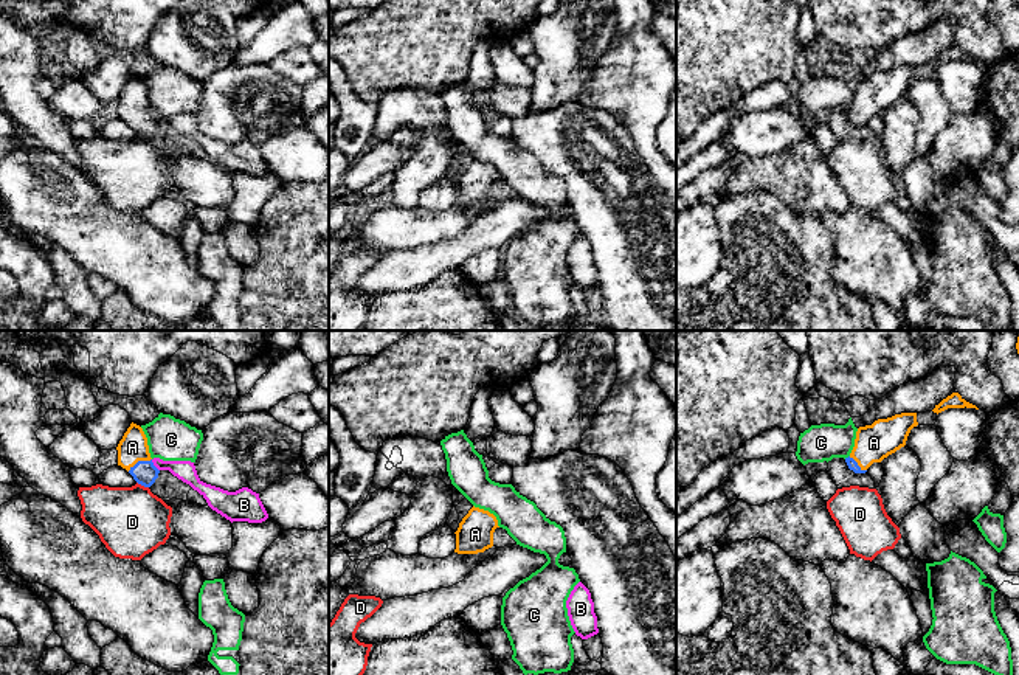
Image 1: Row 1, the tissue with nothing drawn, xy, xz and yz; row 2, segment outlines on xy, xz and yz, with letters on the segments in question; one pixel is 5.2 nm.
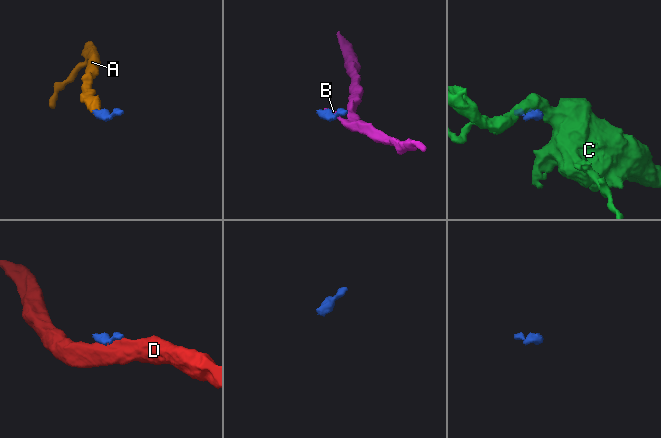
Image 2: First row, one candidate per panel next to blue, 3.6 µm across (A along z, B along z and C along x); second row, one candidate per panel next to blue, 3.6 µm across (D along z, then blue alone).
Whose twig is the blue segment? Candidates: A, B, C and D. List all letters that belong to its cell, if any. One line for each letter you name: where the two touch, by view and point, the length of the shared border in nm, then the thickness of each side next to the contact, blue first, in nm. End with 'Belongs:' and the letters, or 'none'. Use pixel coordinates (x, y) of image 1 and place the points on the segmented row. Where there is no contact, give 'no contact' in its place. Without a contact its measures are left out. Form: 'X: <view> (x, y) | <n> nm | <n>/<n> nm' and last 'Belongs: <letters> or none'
A: xy (138, 461) | 140 nm | 120/150 nm
Belongs: A

